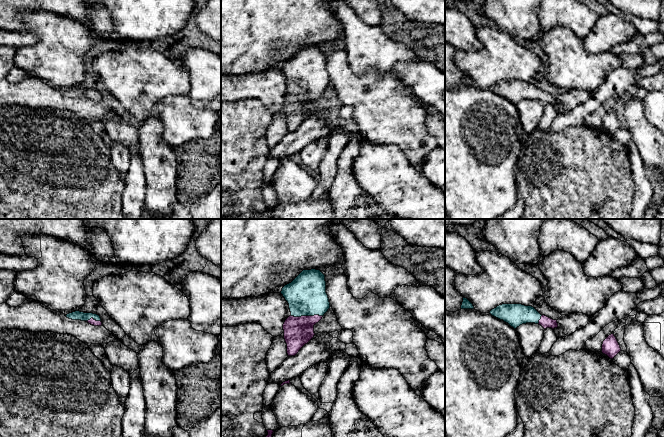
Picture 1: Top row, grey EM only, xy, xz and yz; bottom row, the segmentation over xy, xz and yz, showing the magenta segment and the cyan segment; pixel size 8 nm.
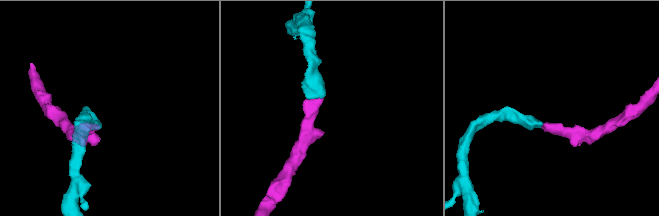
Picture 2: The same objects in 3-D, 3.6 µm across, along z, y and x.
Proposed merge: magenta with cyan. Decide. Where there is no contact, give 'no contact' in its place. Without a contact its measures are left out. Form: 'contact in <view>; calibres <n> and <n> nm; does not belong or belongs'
contact in xz; calibres 240 and 320 nm; belongs

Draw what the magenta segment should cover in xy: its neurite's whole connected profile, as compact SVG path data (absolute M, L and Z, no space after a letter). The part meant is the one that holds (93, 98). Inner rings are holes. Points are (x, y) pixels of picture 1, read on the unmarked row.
M75 87L75 88L67 90L66 93L72 96L86 97L89 100L94 102L102 101L100 92L93 89L84 89L80 87Z

